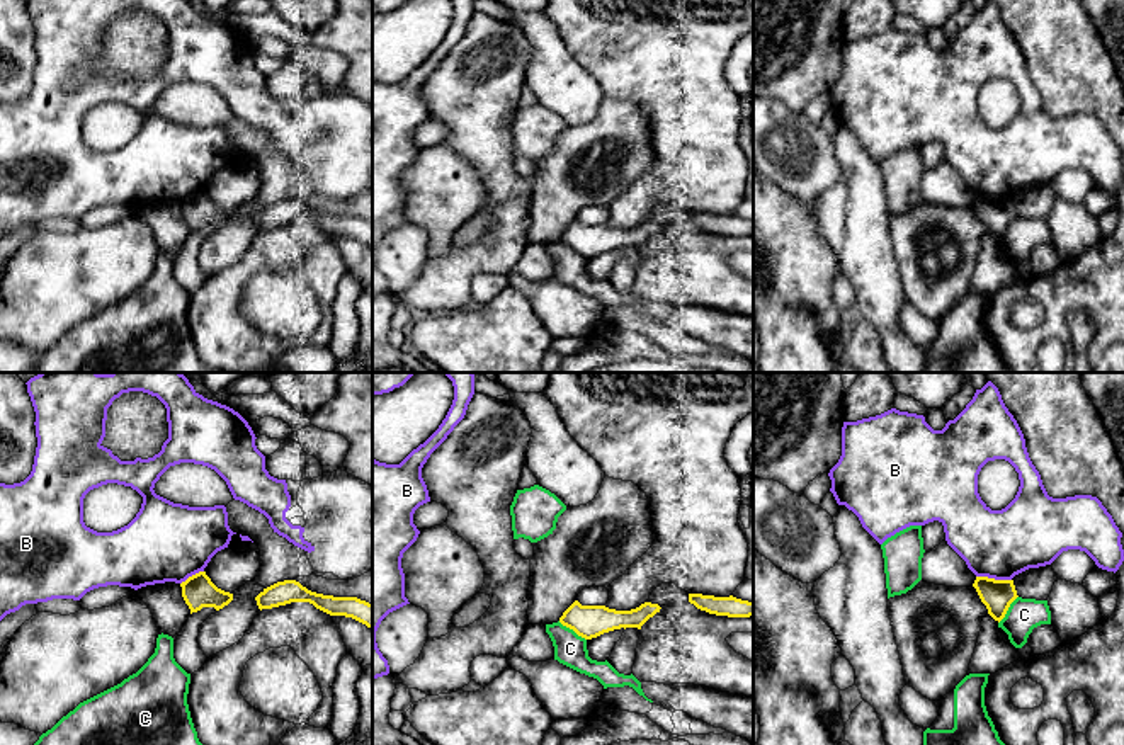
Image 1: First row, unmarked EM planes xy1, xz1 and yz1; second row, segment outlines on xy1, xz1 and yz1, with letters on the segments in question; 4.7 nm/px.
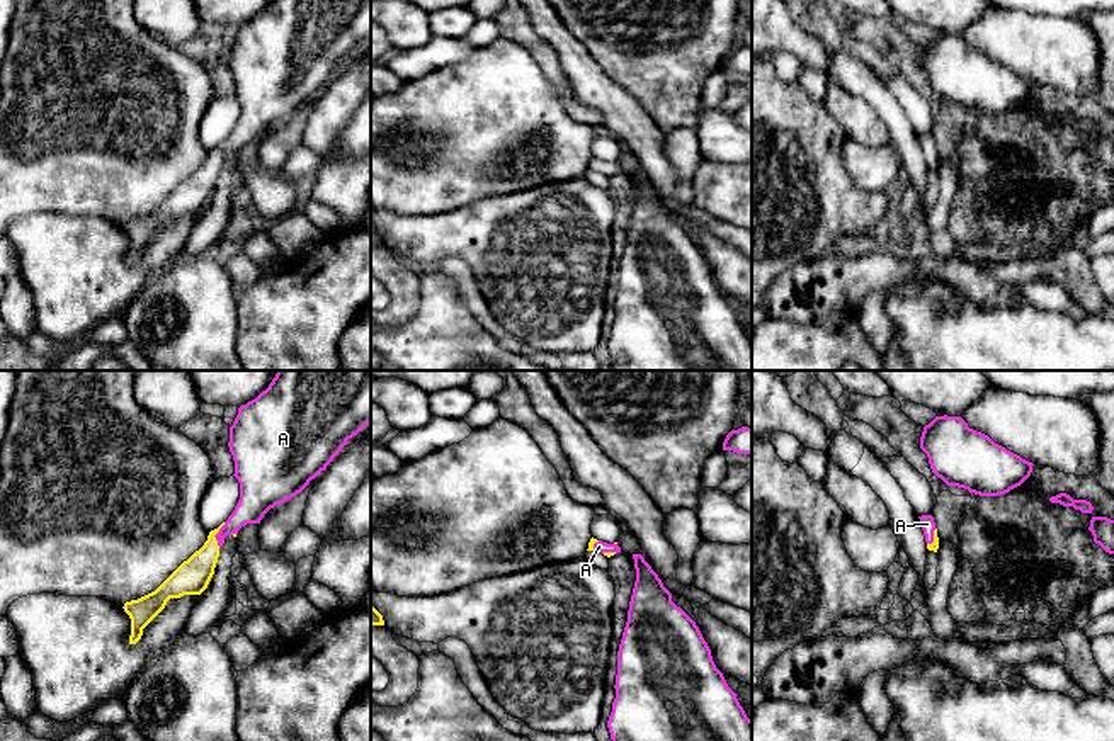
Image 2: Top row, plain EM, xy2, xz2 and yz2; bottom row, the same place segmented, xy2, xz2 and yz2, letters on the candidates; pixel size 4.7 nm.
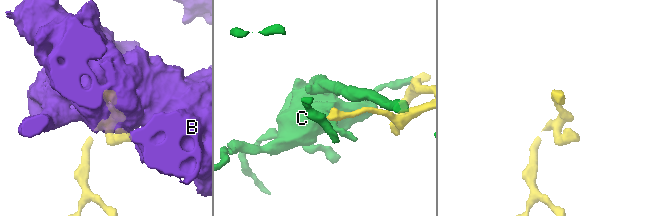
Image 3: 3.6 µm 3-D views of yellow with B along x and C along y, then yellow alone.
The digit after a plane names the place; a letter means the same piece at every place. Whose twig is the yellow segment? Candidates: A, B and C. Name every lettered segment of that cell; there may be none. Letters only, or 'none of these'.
A

